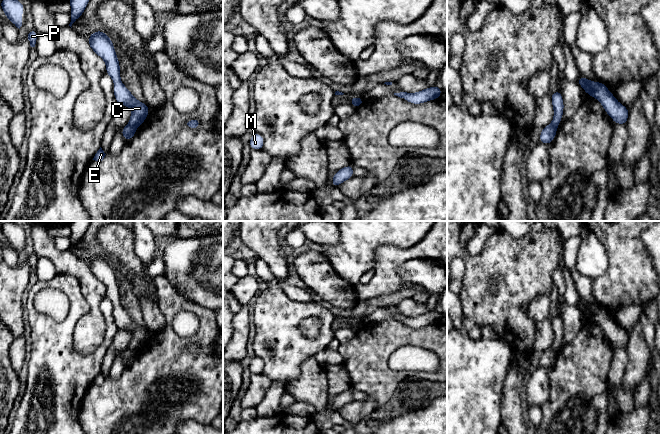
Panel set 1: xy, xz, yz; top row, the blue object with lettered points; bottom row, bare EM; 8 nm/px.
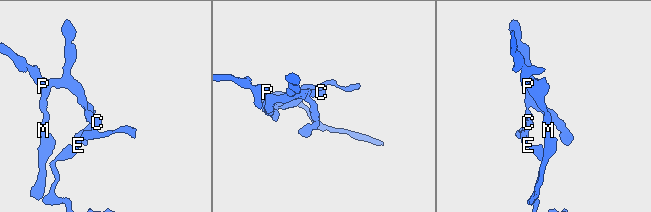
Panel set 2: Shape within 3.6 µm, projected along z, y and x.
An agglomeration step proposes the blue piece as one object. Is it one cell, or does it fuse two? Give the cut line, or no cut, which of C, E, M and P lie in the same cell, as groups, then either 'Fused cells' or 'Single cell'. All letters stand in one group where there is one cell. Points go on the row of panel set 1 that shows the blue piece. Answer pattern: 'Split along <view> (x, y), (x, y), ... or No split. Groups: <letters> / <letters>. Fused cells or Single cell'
Split along xz (362, 99), (352, 104). Groups: C M P / E. Fused cells

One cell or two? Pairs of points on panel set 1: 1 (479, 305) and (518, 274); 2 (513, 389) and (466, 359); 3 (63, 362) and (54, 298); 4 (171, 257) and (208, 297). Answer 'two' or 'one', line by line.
1: one
2: two
3: two
4: one

